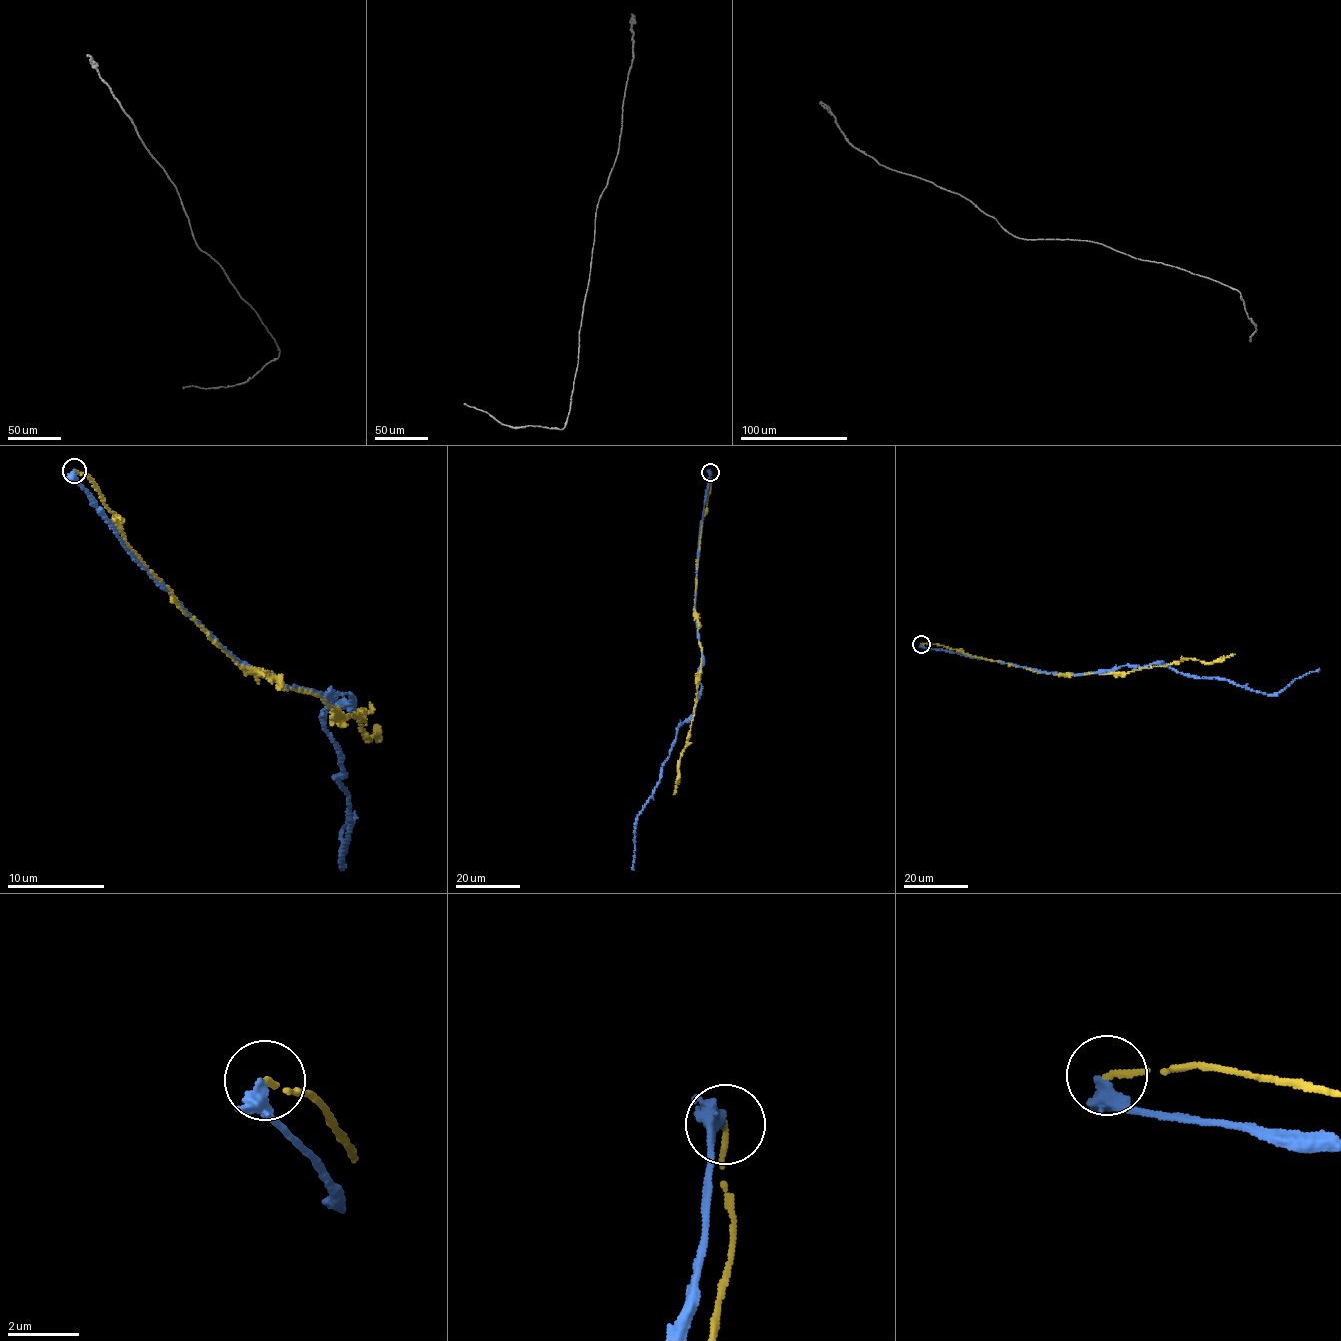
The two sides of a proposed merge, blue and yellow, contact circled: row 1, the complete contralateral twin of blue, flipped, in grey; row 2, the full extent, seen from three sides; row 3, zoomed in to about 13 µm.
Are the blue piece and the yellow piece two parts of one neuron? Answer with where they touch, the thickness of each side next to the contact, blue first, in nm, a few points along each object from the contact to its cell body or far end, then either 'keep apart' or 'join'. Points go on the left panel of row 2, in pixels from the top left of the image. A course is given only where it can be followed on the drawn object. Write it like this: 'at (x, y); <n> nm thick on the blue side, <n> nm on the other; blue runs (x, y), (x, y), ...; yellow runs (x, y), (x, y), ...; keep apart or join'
at (74, 470); 440 nm thick on the blue side, 150 nm on the other; blue runs (74, 472), (230, 655), (355, 697), (324, 724), (347, 773), (334, 778), (353, 823), (341, 861), (353, 814); yellow runs (74, 470), (210, 639), (348, 719), (366, 714), (371, 740), (374, 727); keep apart

